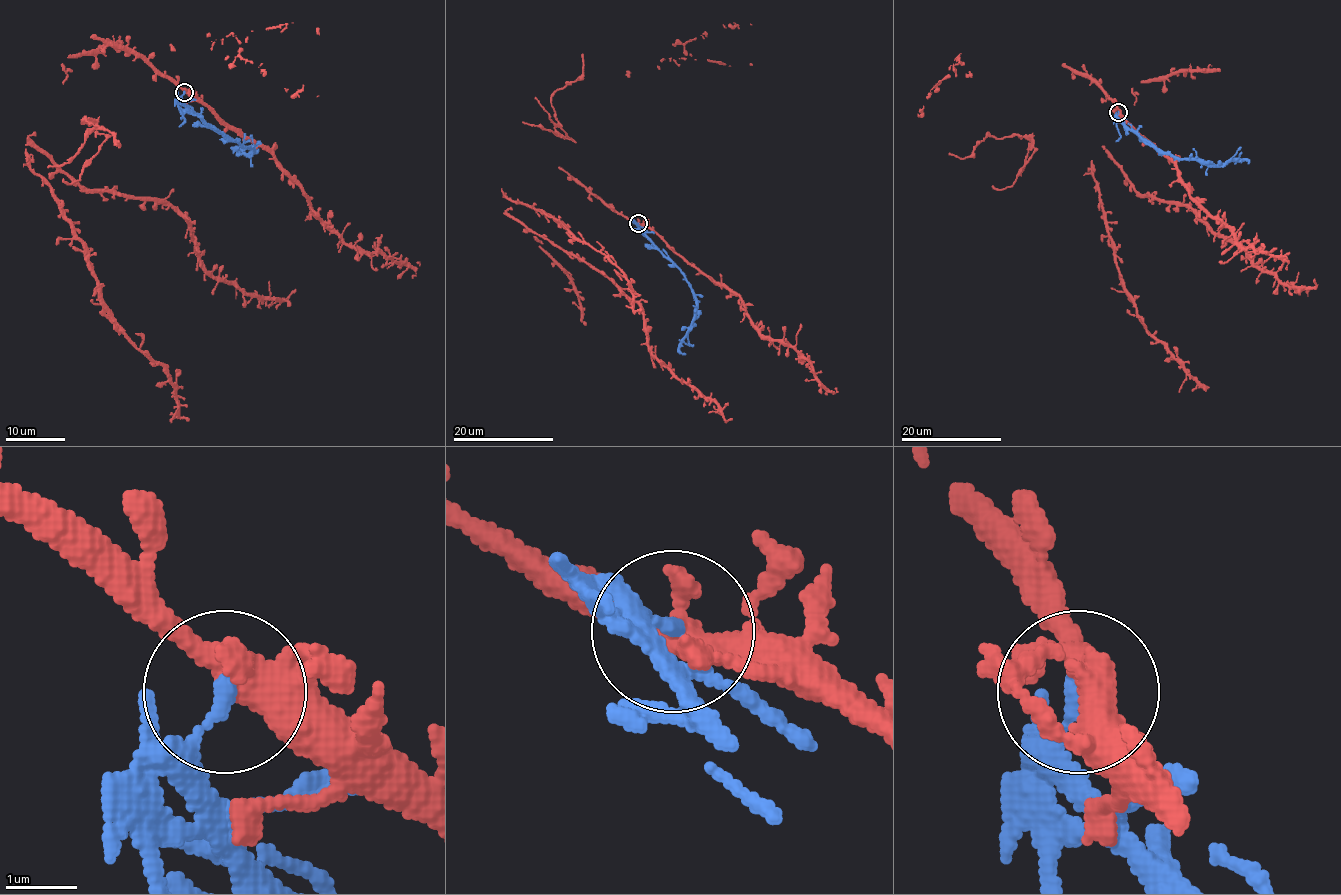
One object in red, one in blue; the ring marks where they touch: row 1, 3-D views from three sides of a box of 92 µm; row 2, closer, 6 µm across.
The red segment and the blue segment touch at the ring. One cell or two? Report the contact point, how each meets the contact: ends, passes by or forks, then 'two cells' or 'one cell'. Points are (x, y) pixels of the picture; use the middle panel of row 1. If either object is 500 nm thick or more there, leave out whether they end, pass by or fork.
at (638, 223); red forks there; blue ends there; two cells

